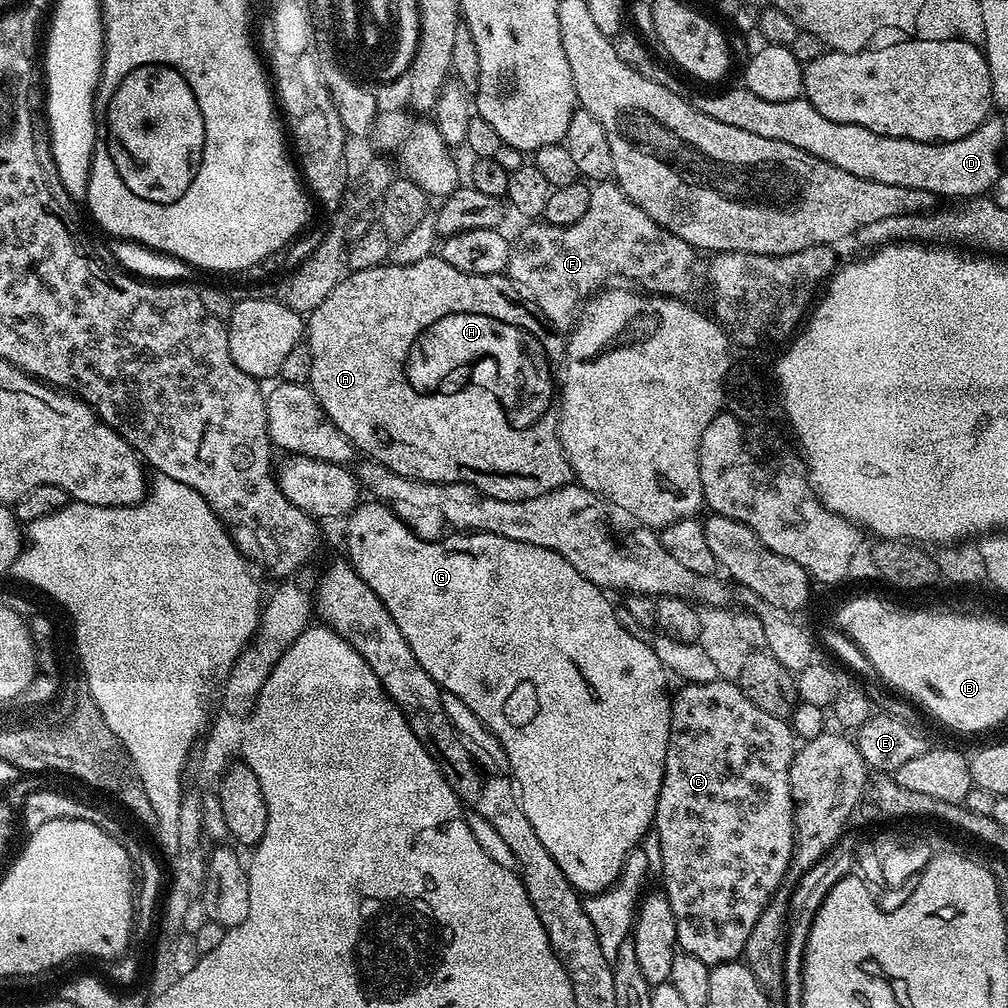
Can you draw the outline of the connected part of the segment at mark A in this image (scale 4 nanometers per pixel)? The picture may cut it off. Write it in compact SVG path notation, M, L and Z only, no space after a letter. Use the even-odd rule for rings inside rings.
M436 254L422 258L422 262L414 262L410 266L398 266L391 262L385 262L366 270L349 271L338 282L338 286L334 286L334 290L330 290L326 302L322 302L322 306L315 308L306 320L306 343L310 346L310 354L312 355L308 384L315 394L316 400L322 406L322 410L330 418L330 422L334 422L334 426L338 426L338 430L342 430L342 434L346 434L346 438L352 440L352 447L357 453L364 452L360 454L363 454L367 459L377 460L379 464L384 464L400 476L405 476L411 480L434 482L435 484L469 484L478 489L478 491L485 492L488 496L502 498L503 500L538 498L538 494L546 494L555 488L564 487L565 484L573 479L574 473L570 462L564 459L564 447L560 441L560 414L534 416L528 424L516 424L516 418L522 414L522 410L516 410L516 406L512 404L514 398L508 398L506 402L502 398L494 400L494 396L490 392L482 390L482 388L466 390L466 394L460 394L460 396L420 398L402 380L402 374L400 374L398 366L402 362L408 364L408 356L414 354L414 350L418 346L420 332L424 330L424 326L430 320L434 320L436 316L444 314L448 310L472 310L472 312L478 310L478 312L484 312L484 314L494 314L494 316L504 318L508 322L526 324L528 328L534 328L534 330L538 330L536 323L541 319L531 307L526 306L525 301L518 294L518 290L512 285L507 275L479 276L478 274L466 274L462 270L454 270L454 266L450 266L450 262L440 259L439 255Z

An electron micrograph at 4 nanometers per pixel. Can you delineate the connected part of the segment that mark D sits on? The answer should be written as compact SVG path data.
M743 86L732 88L729 92L720 92L717 96L695 97L694 103L699 112L710 114L710 118L718 118L718 122L726 122L726 126L738 126L738 130L750 130L750 134L758 134L762 138L774 138L774 142L786 142L790 146L798 146L798 150L806 150L842 170L850 170L850 174L858 174L858 178L886 182L886 186L906 186L926 190L937 198L943 198L943 196L983 197L991 193L992 184L999 178L1002 171L1002 165L996 161L996 144L1006 140L1003 132L1003 119L1000 118L985 120L984 125L966 134L966 138L929 142L879 136L873 132L861 130L857 124L830 122L830 118L822 118L822 114L814 110L809 100L801 98L790 102L766 102L766 98L758 98L758 94L754 94Z

